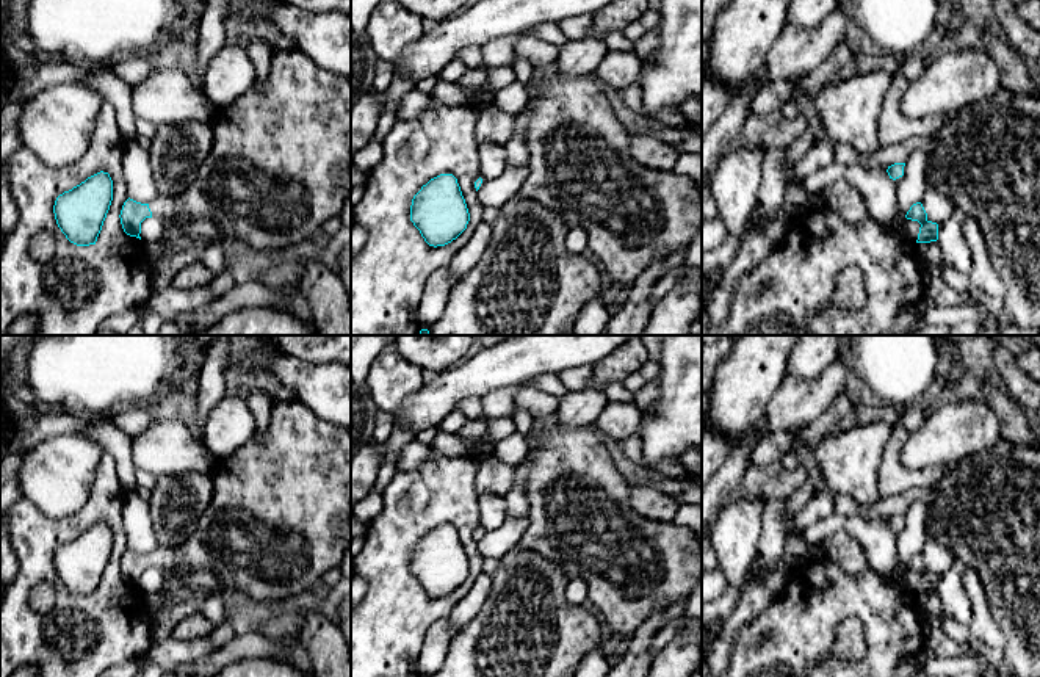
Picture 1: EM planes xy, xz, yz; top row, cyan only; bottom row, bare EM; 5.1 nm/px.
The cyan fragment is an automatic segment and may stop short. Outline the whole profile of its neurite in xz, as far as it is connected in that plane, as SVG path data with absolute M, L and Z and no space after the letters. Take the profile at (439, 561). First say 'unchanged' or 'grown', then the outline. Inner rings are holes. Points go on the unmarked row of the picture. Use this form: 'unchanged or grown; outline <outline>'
unchanged; outline M440 525L413 547L410 572L429 597L445 597L456 591L470 572L470 564L457 530Z

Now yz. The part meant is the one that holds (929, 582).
unchanged; outline M921 553L913 555L905 569L921 575L916 594L930 594L938 591L938 575L927 570L927 564Z

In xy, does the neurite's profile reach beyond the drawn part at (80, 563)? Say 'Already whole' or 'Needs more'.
Already whole

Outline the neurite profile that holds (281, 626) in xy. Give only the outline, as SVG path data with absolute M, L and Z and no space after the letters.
M276 611L255 632L262 633L263 636L273 641L283 641L298 635L301 625L302 625L301 611L283 611L283 613Z

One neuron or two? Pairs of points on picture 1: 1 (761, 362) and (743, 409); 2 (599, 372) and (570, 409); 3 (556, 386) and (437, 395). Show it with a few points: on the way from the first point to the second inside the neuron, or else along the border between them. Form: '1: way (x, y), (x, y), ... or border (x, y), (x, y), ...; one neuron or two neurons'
1: way (752, 373), (743, 386), (743, 398); one neuron
2: way (597, 381), (595, 387), (580, 403); one neuron
3: border (556, 373), (539, 375), (525, 384); two neurons

